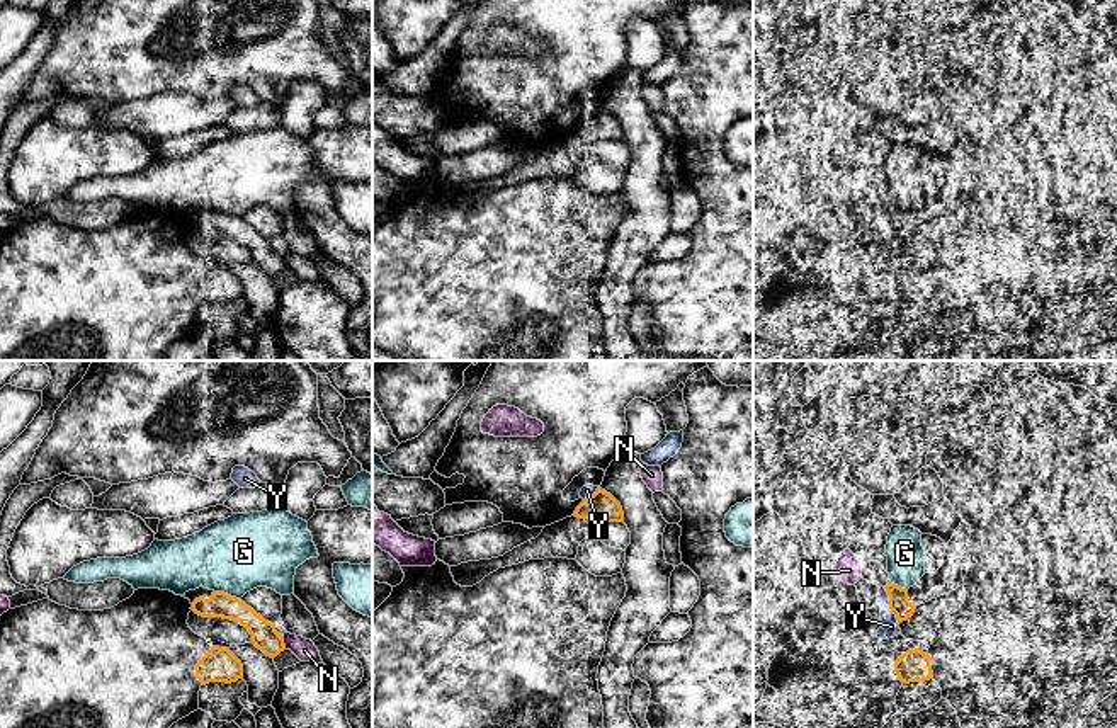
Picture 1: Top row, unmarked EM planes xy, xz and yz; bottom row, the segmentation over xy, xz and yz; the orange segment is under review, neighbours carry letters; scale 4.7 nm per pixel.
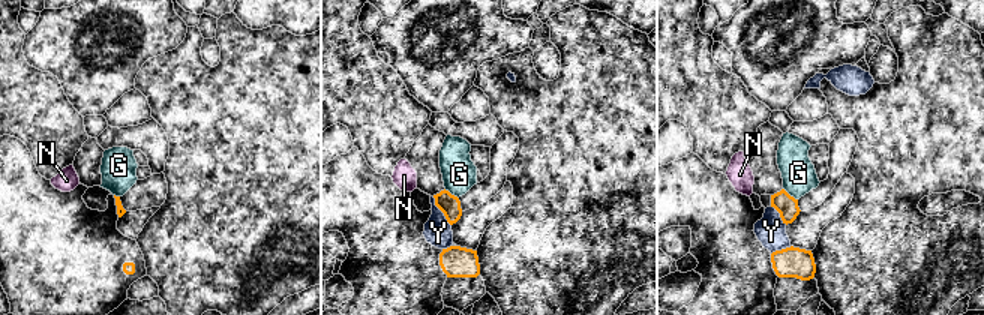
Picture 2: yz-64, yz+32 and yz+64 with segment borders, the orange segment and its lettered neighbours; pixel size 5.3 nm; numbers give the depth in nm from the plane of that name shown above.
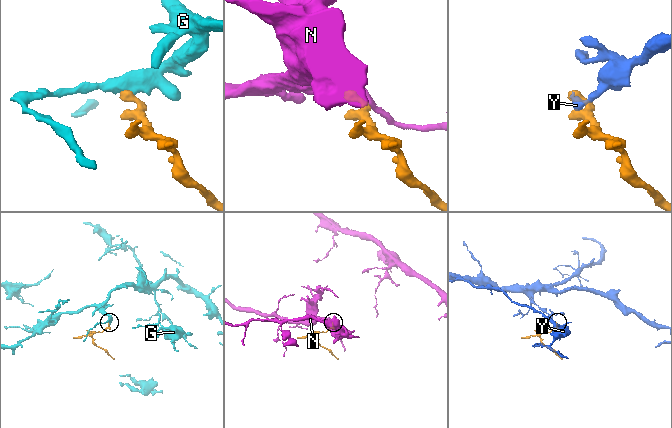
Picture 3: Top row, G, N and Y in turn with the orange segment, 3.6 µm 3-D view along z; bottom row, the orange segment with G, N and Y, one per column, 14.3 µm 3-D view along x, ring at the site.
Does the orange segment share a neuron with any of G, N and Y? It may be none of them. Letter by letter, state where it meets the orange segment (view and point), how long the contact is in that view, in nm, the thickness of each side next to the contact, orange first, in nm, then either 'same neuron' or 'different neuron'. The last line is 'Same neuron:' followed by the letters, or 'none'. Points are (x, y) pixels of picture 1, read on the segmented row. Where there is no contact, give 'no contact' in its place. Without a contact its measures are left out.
G: contact xy (226, 594); length 130 nm; calibres 120 and 360 nm; different neuron
N: contact xy (283, 643); length 70 nm; calibres 120 and 100 nm; different neuron
Y: contact yz (890, 606); length 190 nm; calibres 100 and 80 nm; different neuron
Same neuron: none

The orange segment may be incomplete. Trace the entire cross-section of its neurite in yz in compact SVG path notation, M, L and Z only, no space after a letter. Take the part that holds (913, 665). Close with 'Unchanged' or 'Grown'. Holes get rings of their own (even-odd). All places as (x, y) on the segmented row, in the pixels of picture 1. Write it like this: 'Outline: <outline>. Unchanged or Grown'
Outline: M915 648L903 653L896 663L894 670L901 682L925 682L933 679L930 655L923 653L921 650Z. Unchanged

